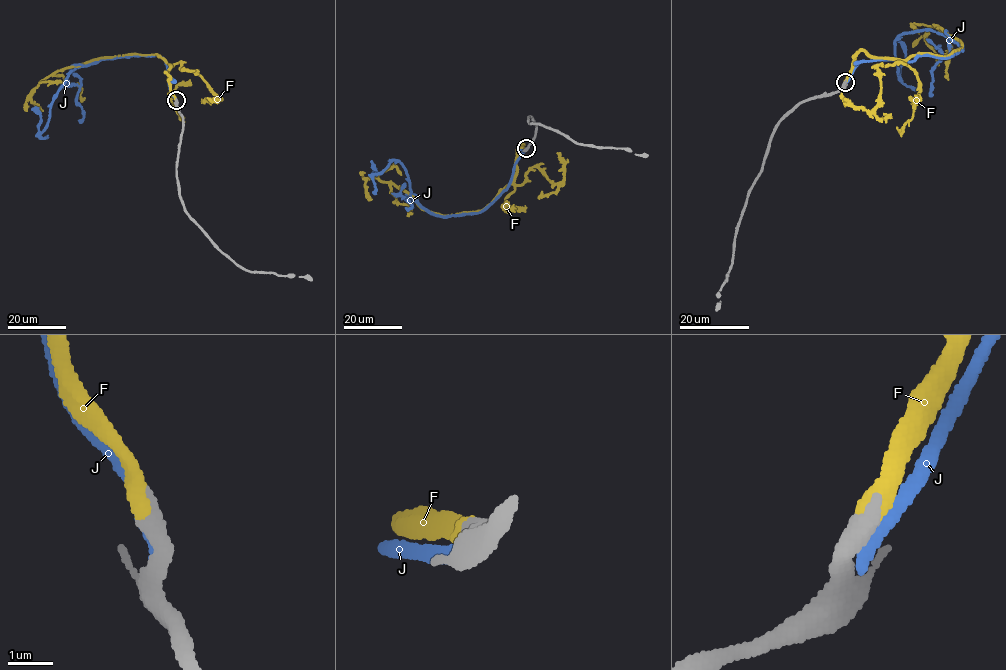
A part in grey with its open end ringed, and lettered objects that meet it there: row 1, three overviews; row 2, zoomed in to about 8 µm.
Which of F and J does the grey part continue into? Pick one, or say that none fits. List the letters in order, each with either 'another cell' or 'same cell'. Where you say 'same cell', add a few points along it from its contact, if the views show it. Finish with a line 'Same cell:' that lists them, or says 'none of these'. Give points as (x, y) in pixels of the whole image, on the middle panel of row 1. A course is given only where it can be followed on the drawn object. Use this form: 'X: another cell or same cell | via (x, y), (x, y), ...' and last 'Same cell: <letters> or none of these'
F: same cell | via (525, 148), (517, 151), (515, 179), (483, 209), (430, 212), (376, 178), (365, 181), (372, 199)
J: another cell
Same cell: F

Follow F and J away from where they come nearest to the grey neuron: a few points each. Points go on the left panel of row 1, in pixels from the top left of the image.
F: (176, 100), (166, 71), (171, 64), (157, 53), (130, 53), (98, 58), (45, 78), (31, 95), (43, 111)
J: (176, 101), (162, 57), (128, 55), (100, 58), (69, 72), (41, 132), (40, 113), (31, 110)

